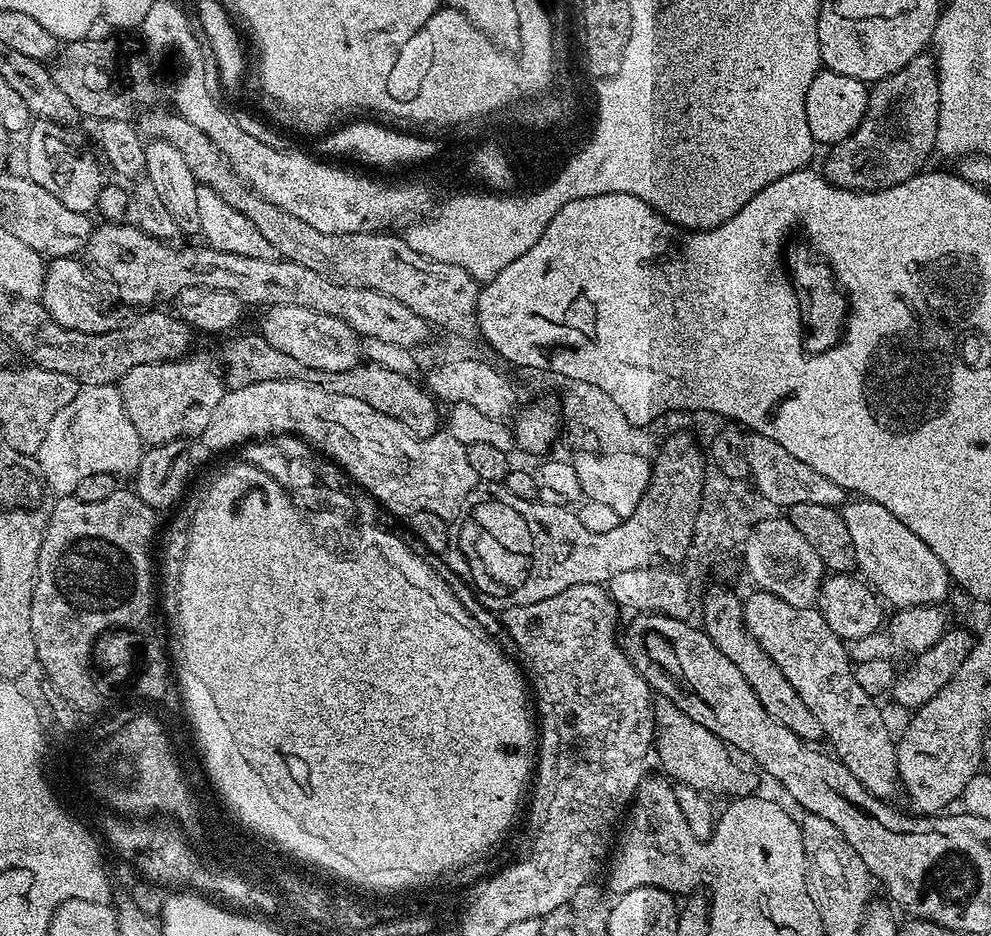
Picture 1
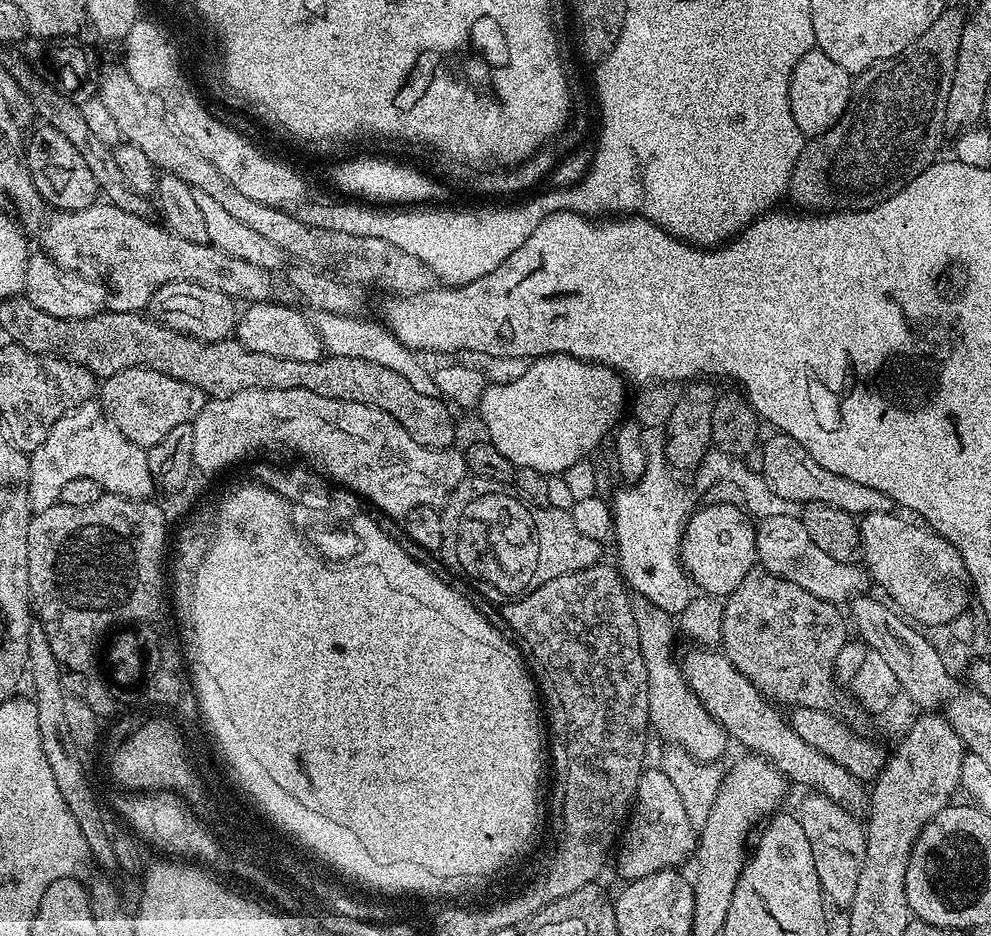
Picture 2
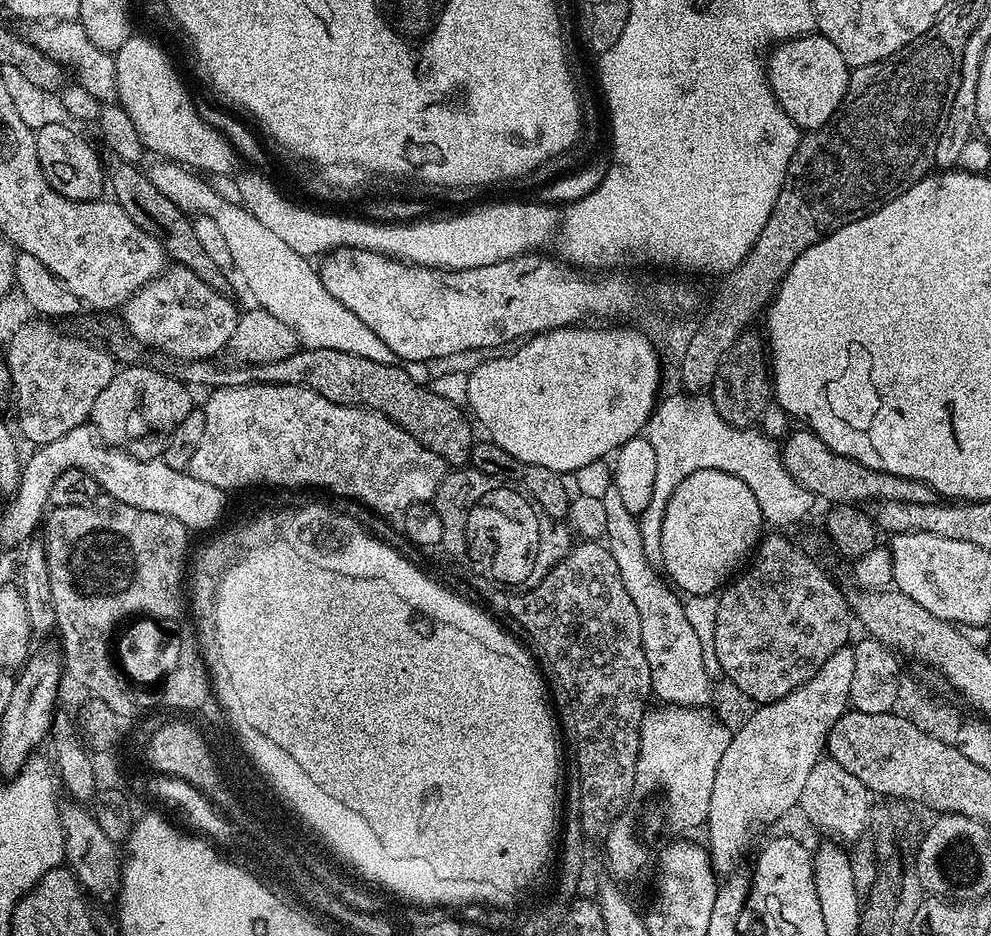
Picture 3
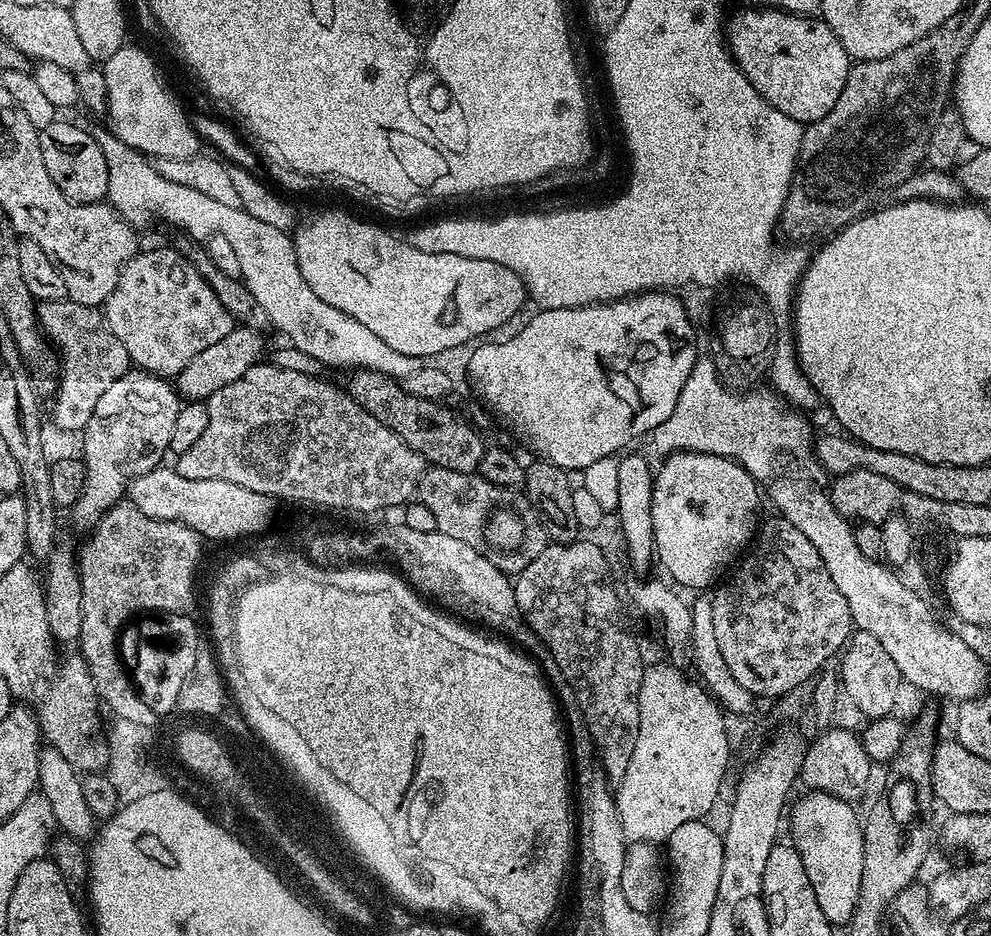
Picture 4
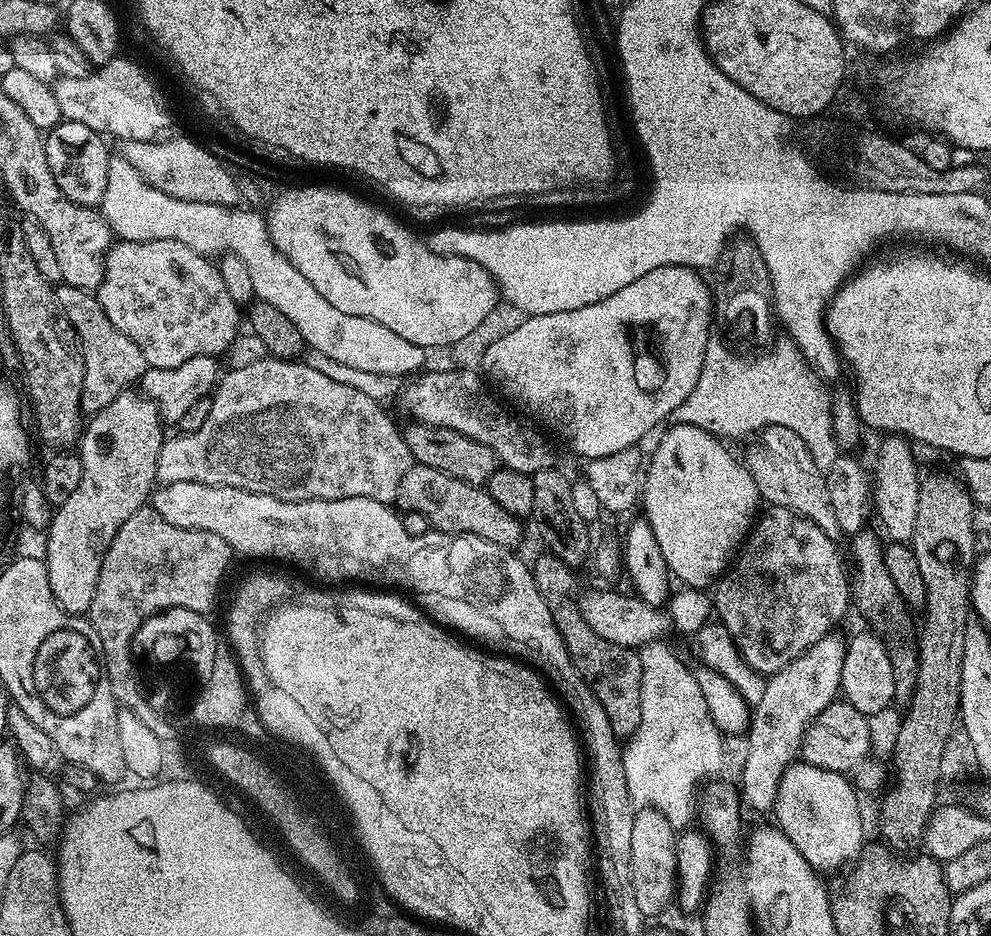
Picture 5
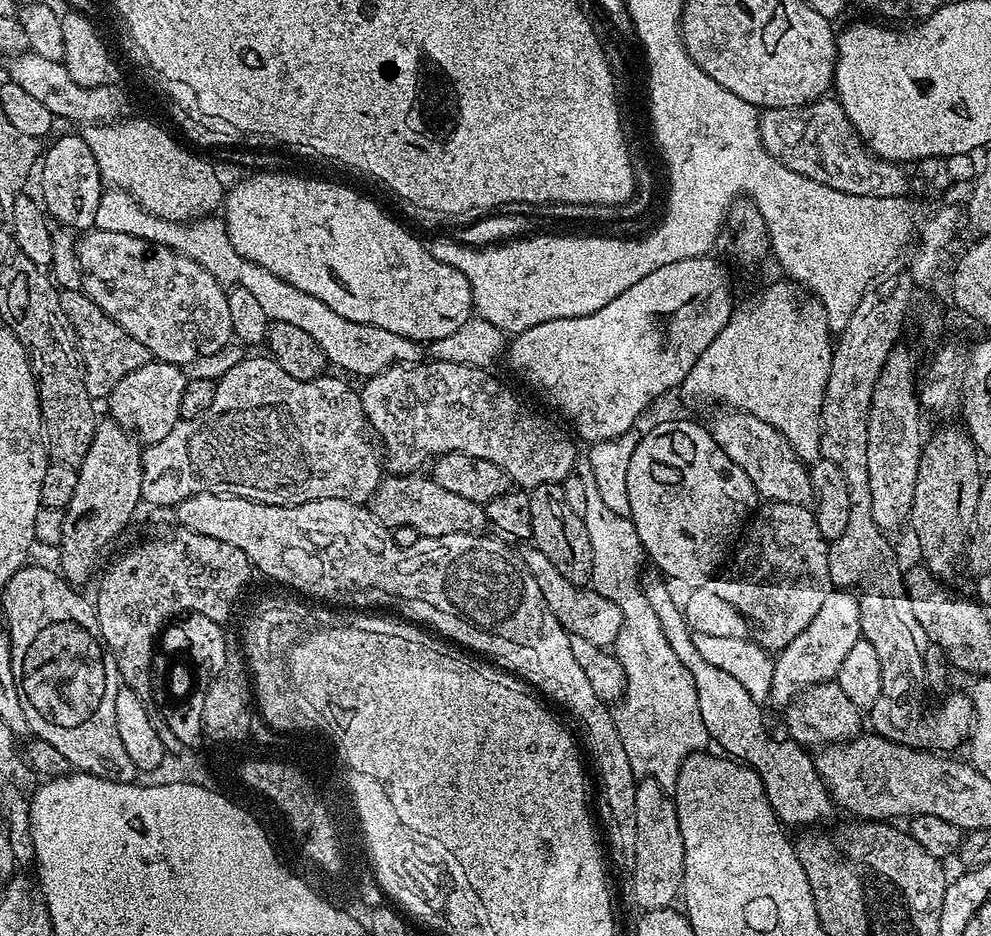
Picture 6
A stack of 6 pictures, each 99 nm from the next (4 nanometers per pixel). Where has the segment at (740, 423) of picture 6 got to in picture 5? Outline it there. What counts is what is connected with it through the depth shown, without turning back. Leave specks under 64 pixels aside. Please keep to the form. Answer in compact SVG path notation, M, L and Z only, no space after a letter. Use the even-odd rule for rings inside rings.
M770 426L751 441L748 453L742 456L742 463L747 468L754 486L760 492L760 499L765 505L785 508L796 515L812 520L828 536L841 535L838 522L834 518L834 506L830 506L830 494L826 491L824 473L814 466L814 458L806 450L802 438L786 426ZM753 443L753 444L752 444Z

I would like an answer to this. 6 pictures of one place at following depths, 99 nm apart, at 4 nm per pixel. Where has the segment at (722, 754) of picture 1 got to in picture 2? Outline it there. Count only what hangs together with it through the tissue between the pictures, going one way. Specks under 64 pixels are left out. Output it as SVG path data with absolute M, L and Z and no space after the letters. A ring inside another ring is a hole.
M636 596L632 600L634 622L638 626L638 642L648 675L648 723L651 731L665 736L673 745L685 748L694 759L716 762L730 745L730 737L724 727L702 706L702 702L688 688L683 667L672 661L672 647L678 637L677 621L666 610L654 606L646 598Z

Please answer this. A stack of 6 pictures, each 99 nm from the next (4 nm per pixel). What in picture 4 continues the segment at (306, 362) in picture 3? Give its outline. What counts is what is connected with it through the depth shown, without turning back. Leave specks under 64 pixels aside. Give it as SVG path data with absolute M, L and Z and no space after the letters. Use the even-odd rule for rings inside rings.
M357 368L349 376L352 377L346 385L348 395L354 397L362 410L374 414L382 426L394 430L394 434L398 434L402 442L406 442L406 446L410 446L410 450L417 452L429 465L459 472L479 469L486 441L466 421L460 420L458 413L451 412L447 403L414 398L395 376L369 368Z

